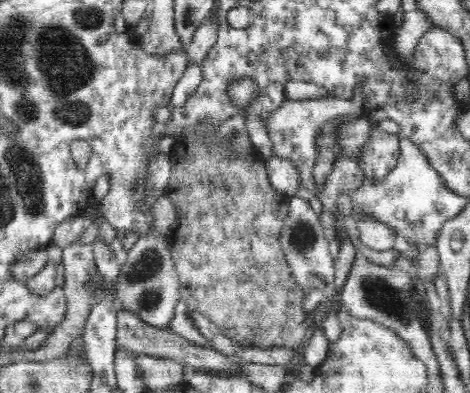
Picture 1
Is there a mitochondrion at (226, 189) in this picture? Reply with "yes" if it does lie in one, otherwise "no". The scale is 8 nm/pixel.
yes

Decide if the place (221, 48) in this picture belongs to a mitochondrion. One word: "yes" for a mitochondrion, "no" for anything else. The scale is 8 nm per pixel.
no

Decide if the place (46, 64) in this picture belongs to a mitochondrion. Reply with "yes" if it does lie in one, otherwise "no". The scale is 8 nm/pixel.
yes

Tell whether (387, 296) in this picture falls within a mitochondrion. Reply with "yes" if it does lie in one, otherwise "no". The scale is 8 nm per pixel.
yes

